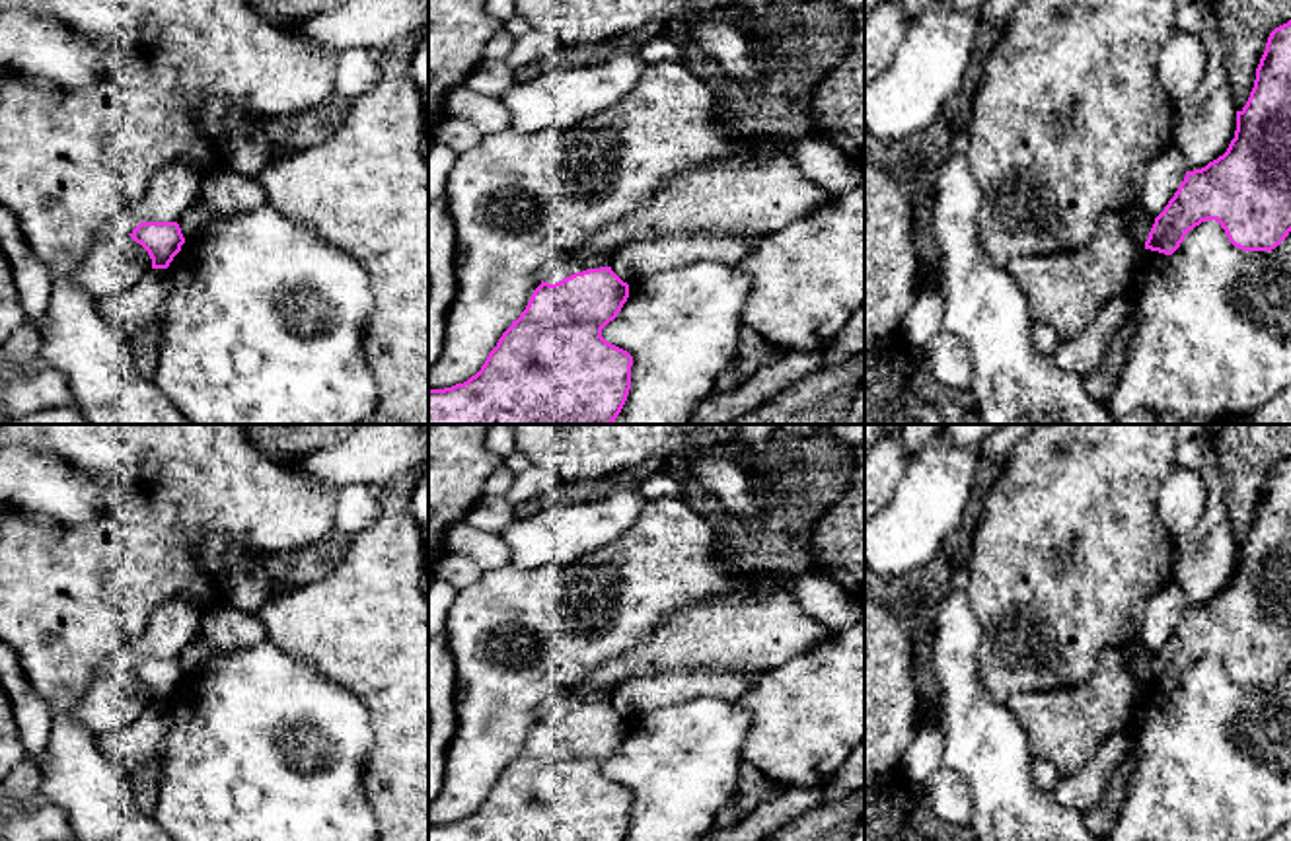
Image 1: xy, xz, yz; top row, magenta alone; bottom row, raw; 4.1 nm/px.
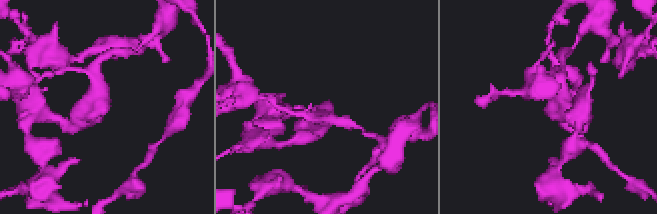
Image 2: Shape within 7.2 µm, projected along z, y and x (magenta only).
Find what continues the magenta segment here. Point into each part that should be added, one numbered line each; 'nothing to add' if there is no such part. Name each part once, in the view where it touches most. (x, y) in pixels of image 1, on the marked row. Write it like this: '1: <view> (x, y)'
nothing to add

